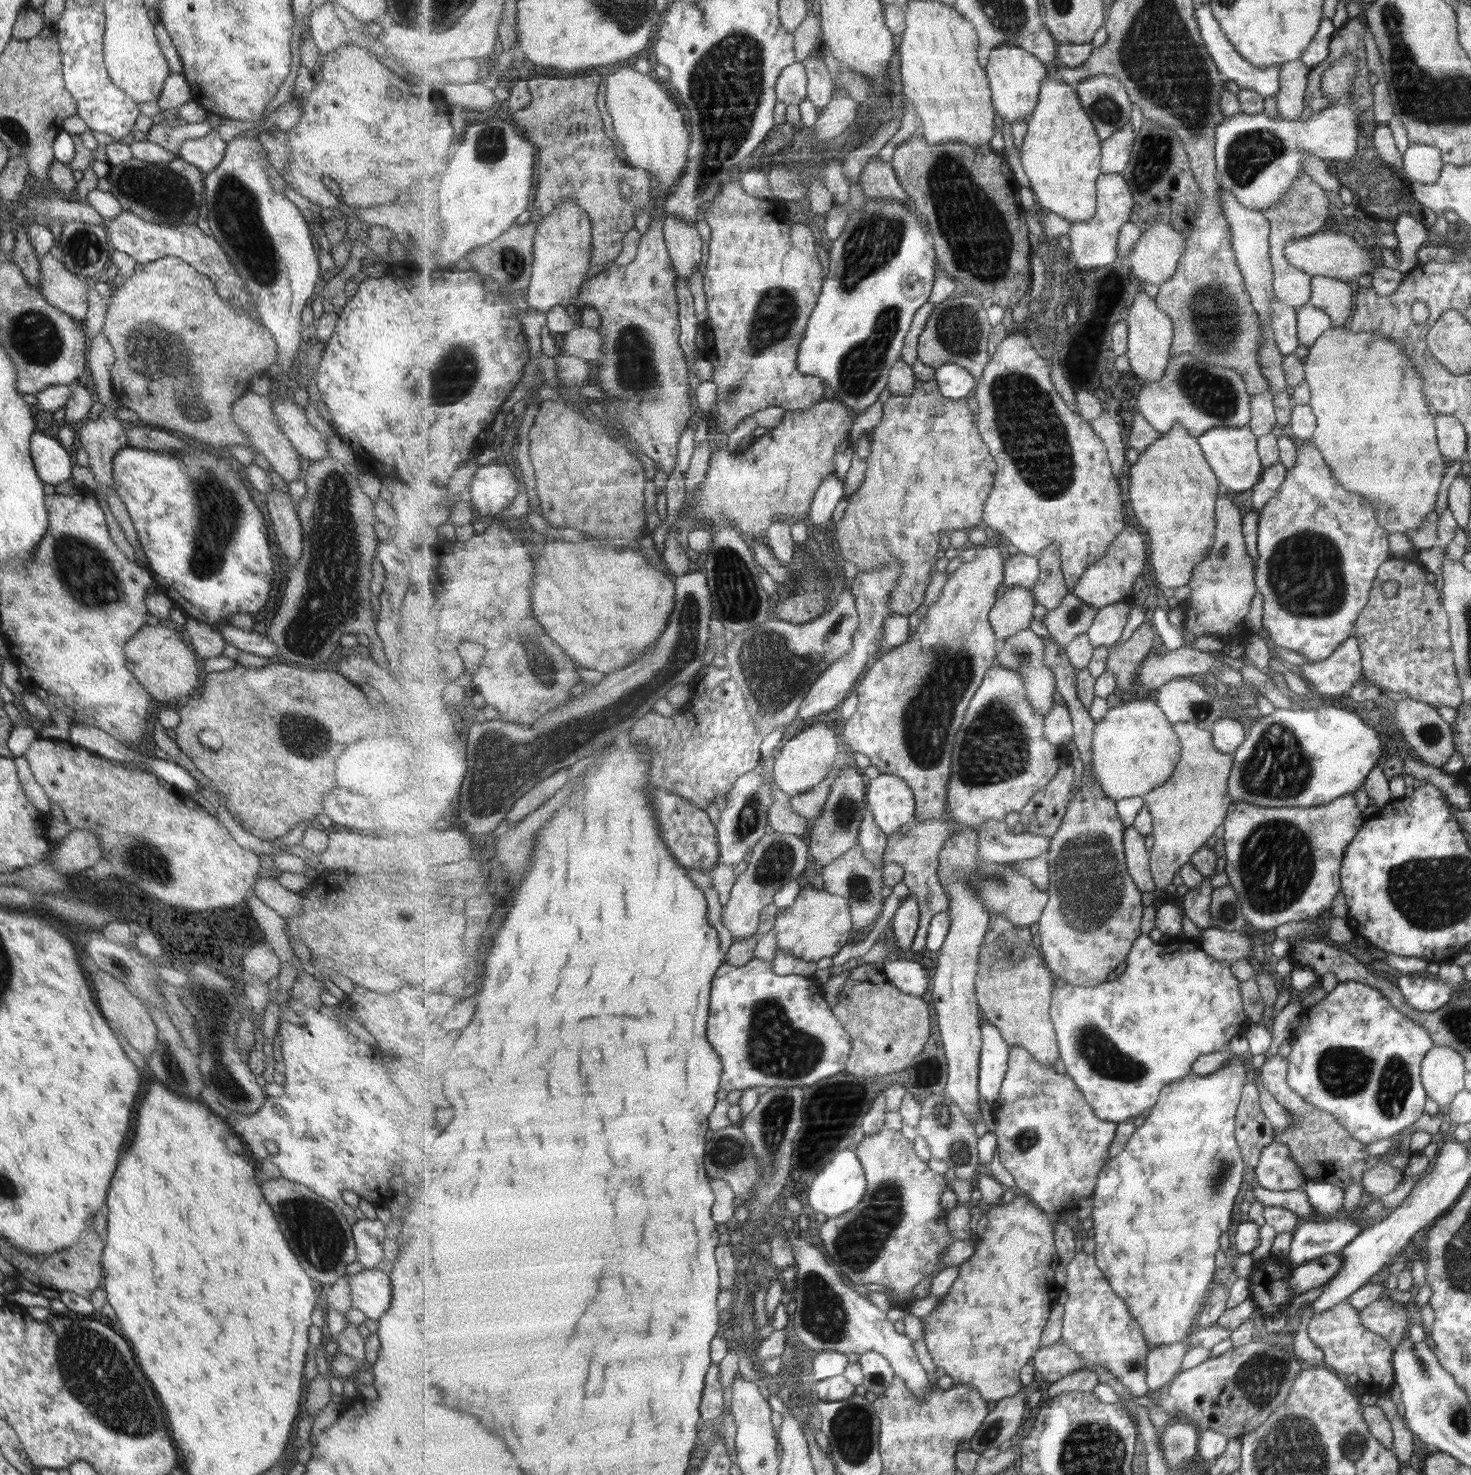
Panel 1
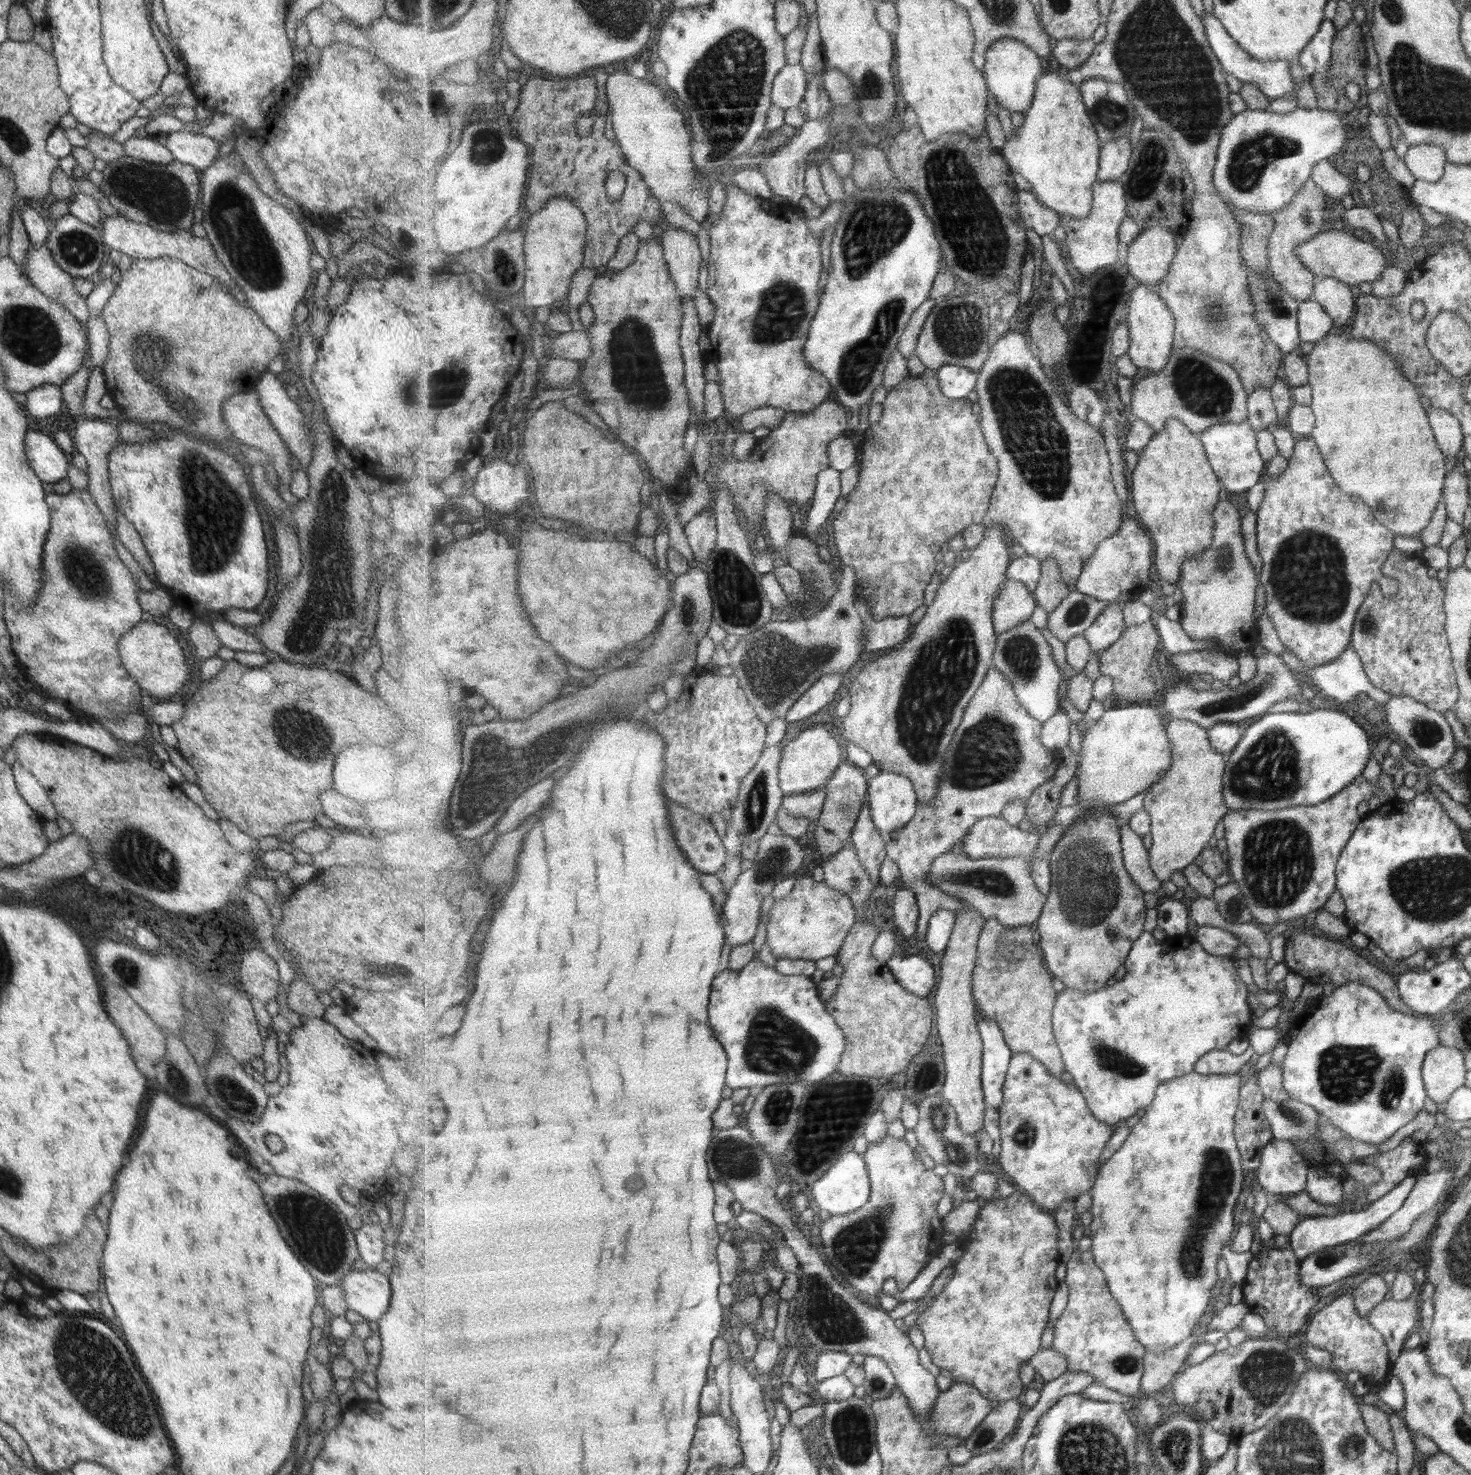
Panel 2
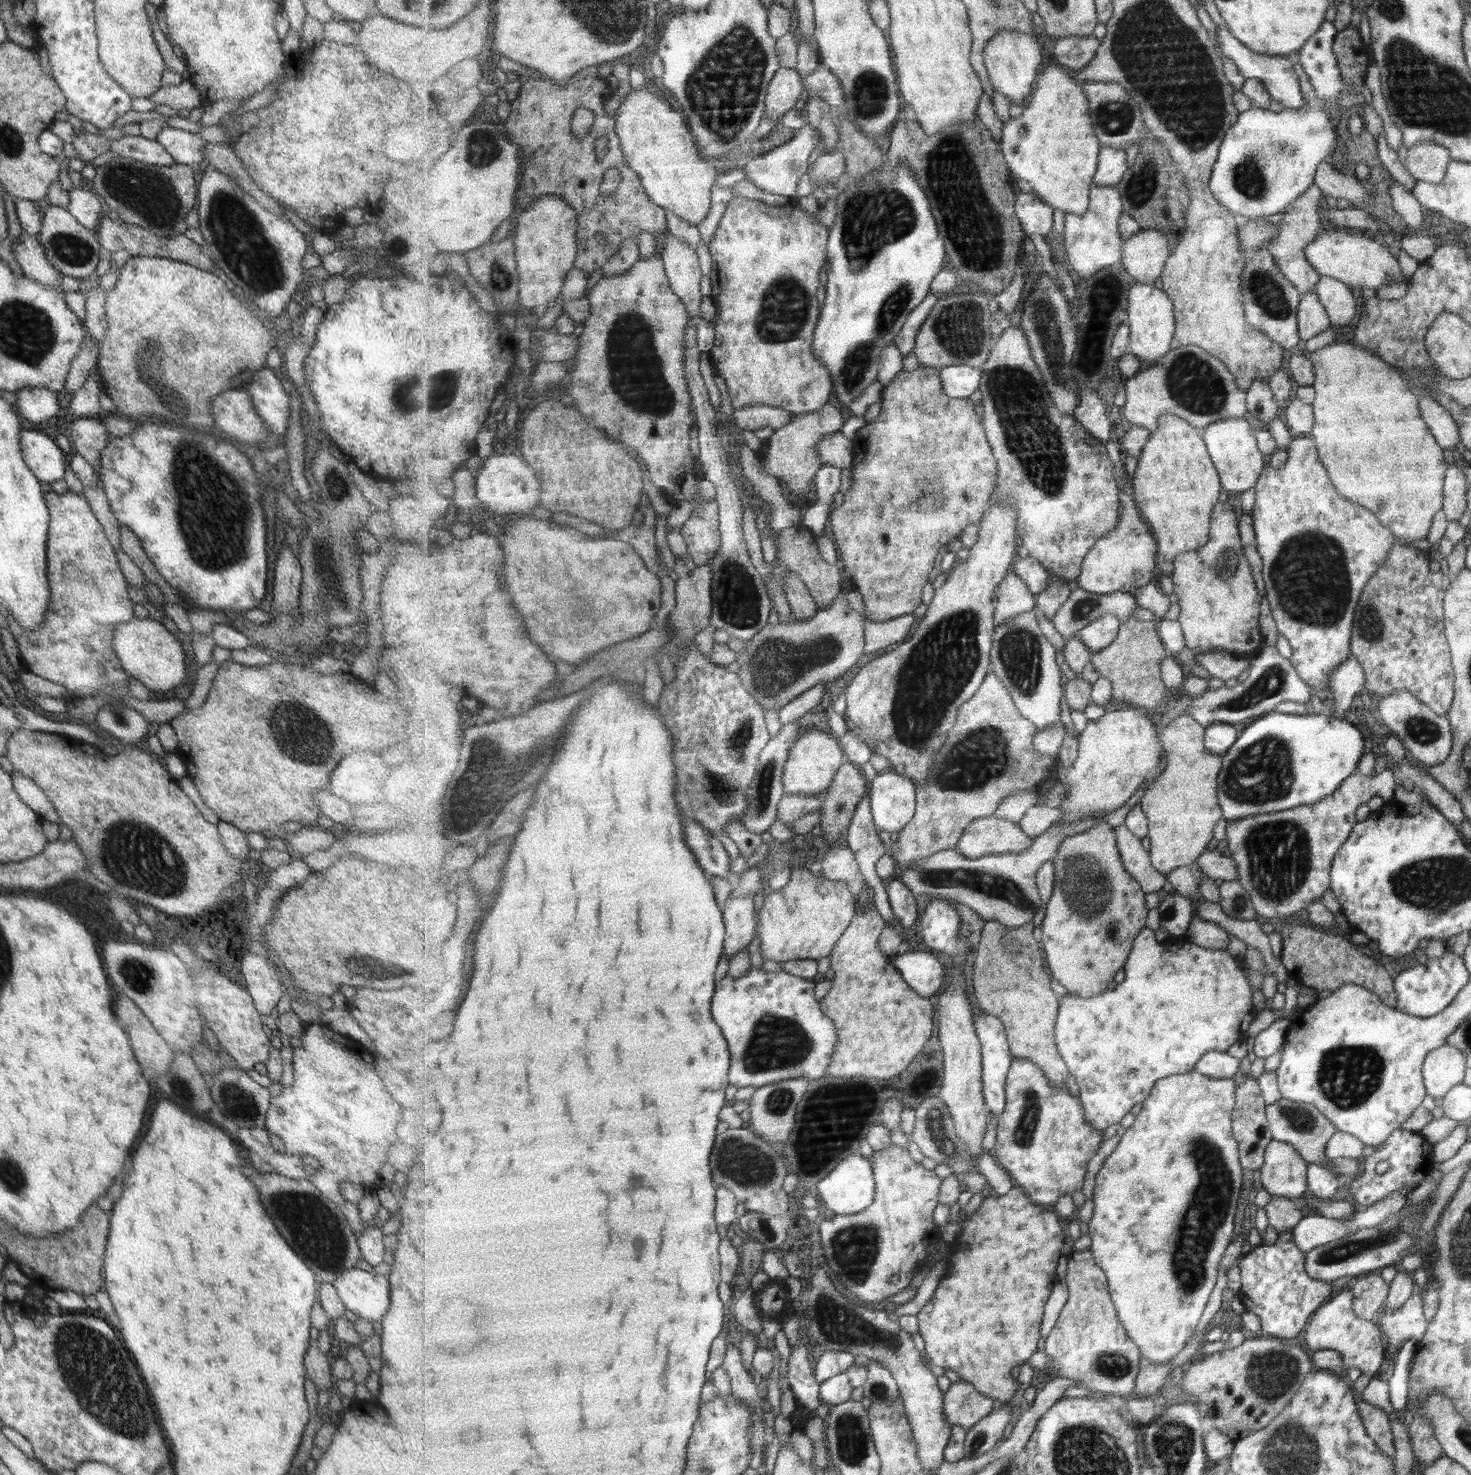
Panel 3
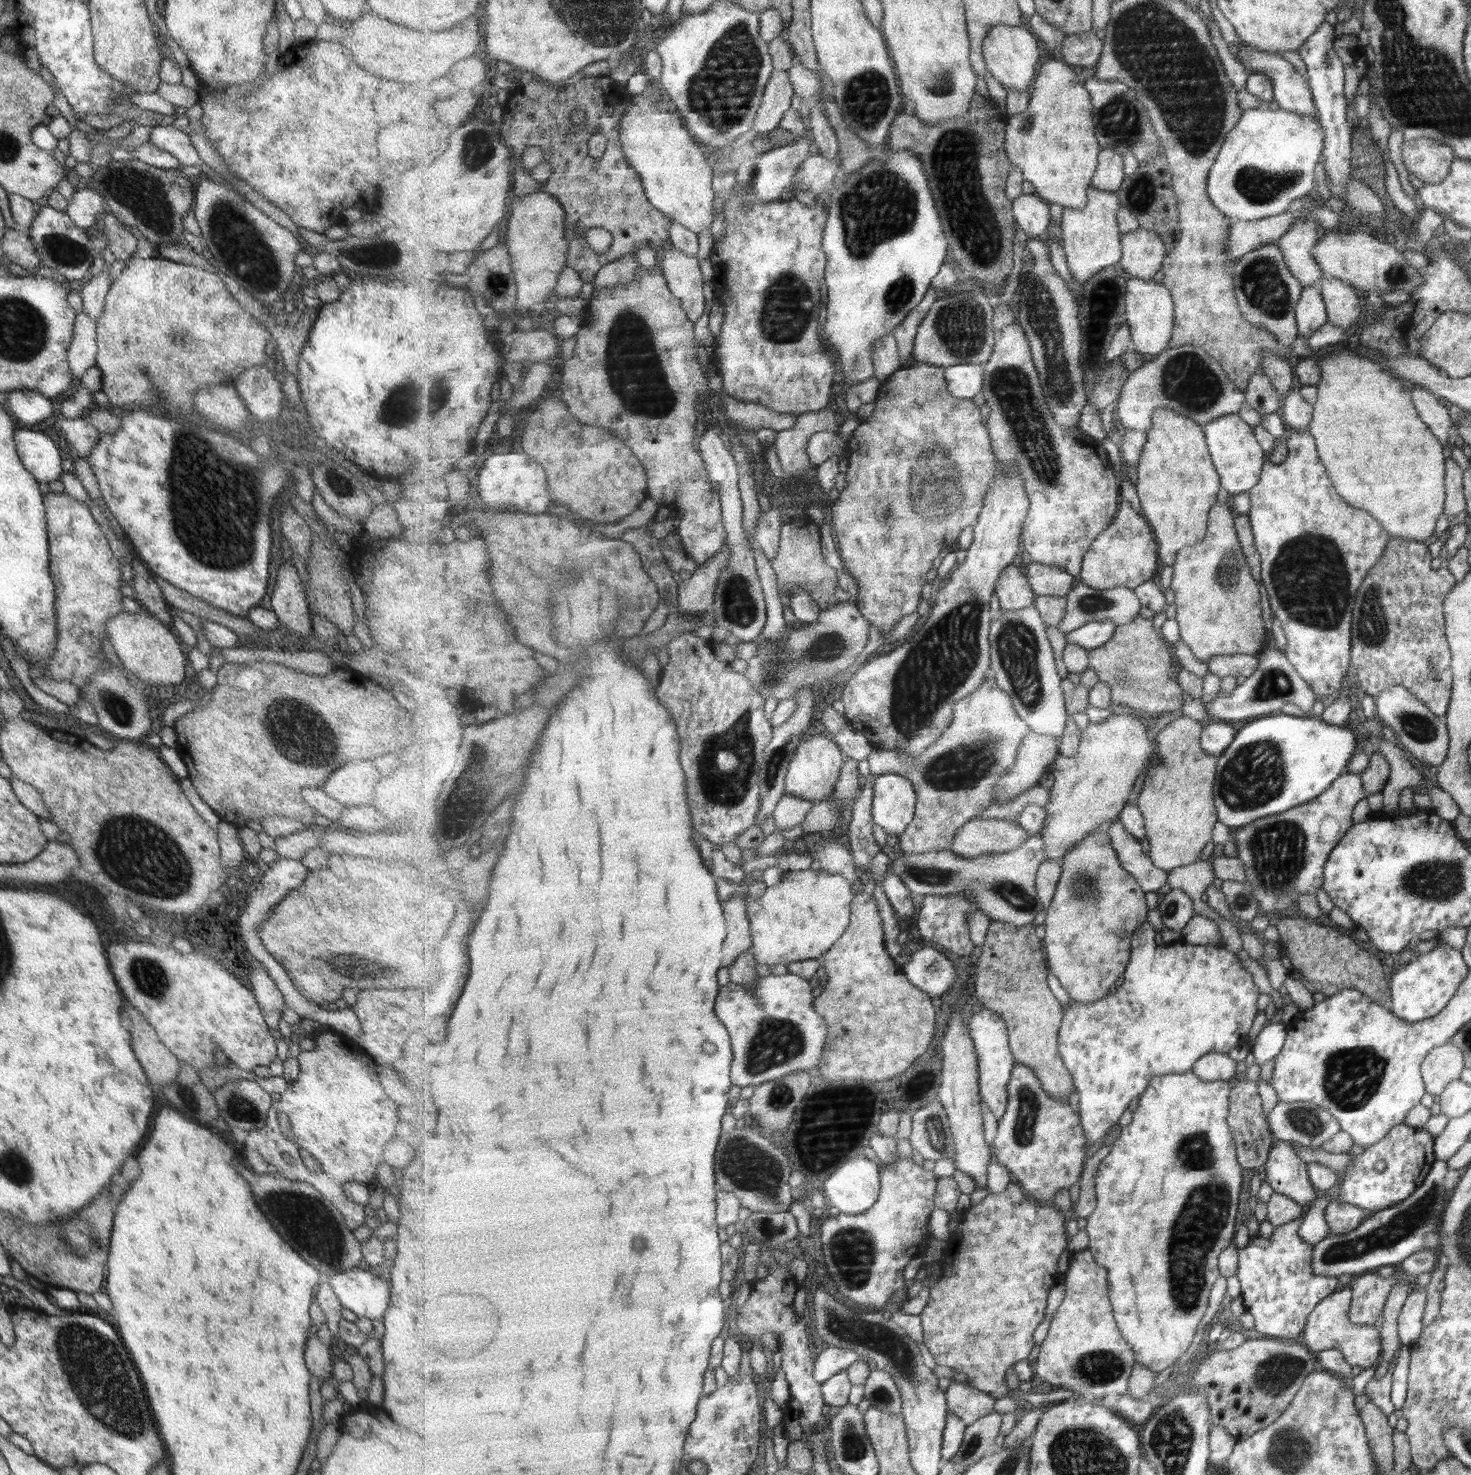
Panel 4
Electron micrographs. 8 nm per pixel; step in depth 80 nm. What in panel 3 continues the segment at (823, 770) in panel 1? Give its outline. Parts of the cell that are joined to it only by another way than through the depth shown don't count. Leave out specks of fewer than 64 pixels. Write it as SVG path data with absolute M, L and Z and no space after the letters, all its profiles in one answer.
M809 732L801 740L797 740L790 748L784 775L784 790L789 795L825 796L829 790L835 775L842 764L845 764L845 752L841 750L841 744L837 744L835 736L825 732Z

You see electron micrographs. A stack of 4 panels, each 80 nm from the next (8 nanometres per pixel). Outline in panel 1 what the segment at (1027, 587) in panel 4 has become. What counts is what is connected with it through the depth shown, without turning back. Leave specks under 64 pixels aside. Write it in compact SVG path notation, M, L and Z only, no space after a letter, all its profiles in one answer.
M1022 586L1006 588L990 612L991 625L999 640L1004 642L1006 638L1029 629L1035 618L1036 603L1033 590Z

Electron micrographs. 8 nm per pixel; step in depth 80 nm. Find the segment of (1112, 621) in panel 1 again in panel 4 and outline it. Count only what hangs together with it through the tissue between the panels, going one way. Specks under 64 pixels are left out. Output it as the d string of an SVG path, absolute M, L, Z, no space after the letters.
M1109 620L1089 622L1086 626L1065 634L1067 643L1079 644L1088 651L1106 645L1116 633L1118 626Z

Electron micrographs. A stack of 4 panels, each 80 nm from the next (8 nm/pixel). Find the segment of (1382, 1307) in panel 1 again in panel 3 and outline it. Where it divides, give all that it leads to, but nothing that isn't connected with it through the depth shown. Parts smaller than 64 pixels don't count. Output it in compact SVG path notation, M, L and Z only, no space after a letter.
M1416 1289L1411 1297L1401 1304L1399 1310L1385 1309L1383 1316L1379 1316L1377 1325L1387 1338L1385 1361L1395 1359L1398 1348L1405 1343L1405 1340L1421 1341L1428 1324L1423 1317L1422 1298L1423 1291Z

